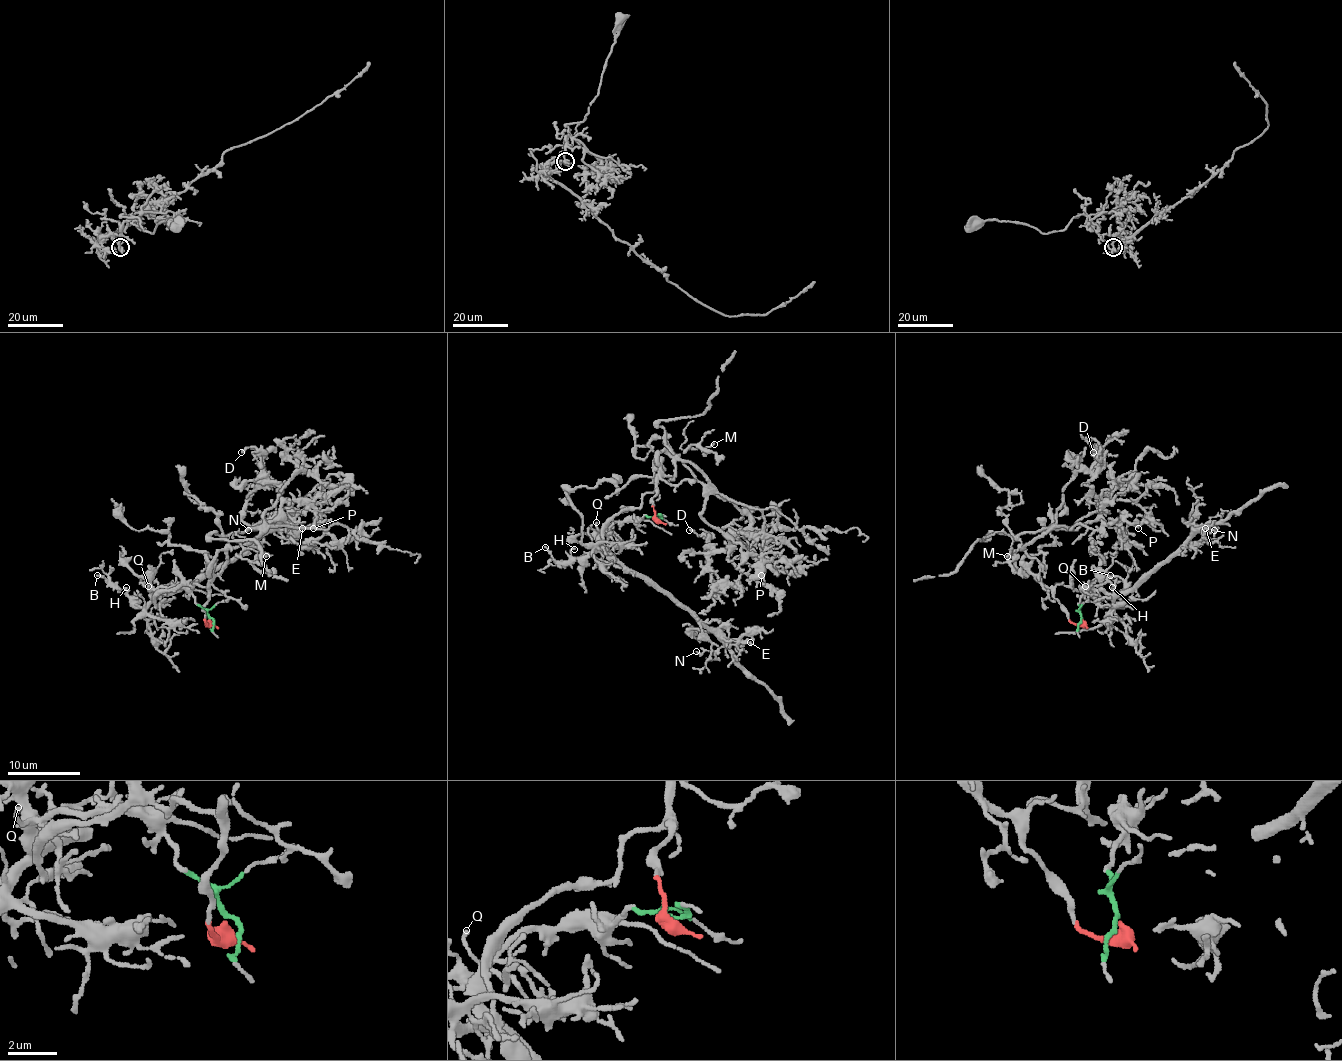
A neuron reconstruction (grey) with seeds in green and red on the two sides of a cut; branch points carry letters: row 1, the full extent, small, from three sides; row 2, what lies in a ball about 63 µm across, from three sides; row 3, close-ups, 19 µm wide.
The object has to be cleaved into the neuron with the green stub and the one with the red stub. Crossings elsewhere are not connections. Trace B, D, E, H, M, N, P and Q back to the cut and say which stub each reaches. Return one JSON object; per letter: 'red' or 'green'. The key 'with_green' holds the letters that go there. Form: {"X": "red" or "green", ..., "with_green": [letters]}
{"B": "green", "D": "red", "E": "green", "H": "green", "M": "red", "N": "green", "P": "red", "Q": "green", "with_green": ["B", "E", "H", "N", "Q"]}

